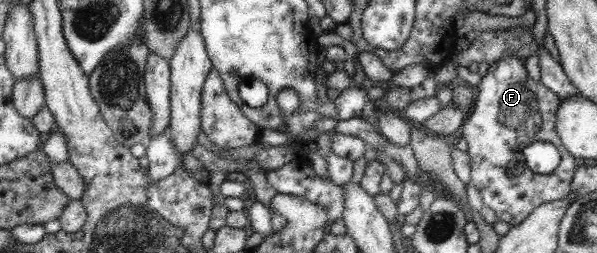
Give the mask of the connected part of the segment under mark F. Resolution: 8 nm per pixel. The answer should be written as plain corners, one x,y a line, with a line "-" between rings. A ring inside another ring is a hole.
504,54
498,62
489,65
487,72
476,85
476,99
473,99
472,112
464,118
460,126
460,138
466,141
465,152
470,156
472,187
482,196
482,204
491,209
497,221
515,226
524,221
536,207
552,201
566,199
568,187
573,181
572,173
576,169
574,156
566,151
557,134
556,121
558,96
540,82
528,78
524,65
514,54
-
534,141
548,142
559,151
560,161
552,174
541,176
526,167
522,149

